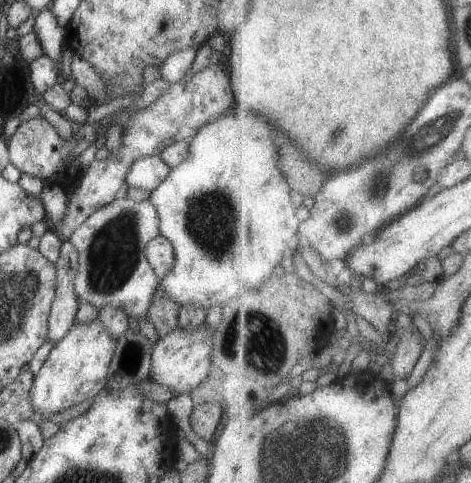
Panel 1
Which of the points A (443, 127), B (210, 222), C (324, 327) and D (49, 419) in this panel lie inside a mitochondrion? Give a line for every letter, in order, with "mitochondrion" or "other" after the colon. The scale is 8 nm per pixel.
A: mitochondrion
B: mitochondrion
C: other
D: other

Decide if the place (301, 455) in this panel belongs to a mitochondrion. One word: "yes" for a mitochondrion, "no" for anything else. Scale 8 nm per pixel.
yes

